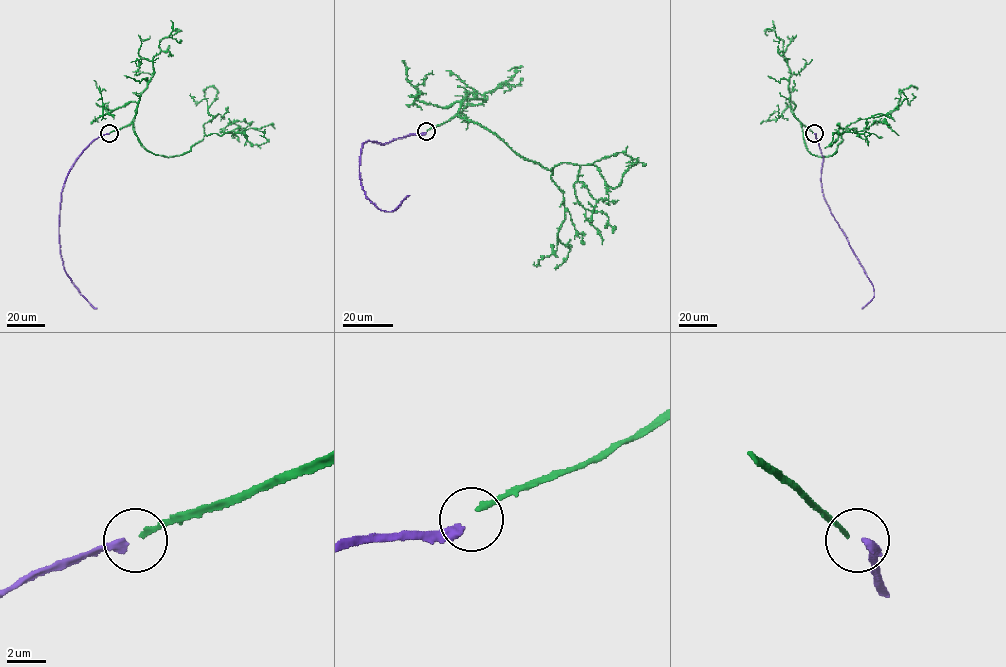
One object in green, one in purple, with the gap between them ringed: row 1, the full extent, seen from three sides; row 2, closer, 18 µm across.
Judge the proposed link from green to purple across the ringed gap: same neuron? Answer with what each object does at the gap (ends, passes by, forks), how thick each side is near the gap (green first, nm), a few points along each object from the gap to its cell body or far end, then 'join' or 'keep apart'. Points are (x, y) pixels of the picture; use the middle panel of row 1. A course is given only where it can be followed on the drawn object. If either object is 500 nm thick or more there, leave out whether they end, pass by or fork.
green ends; purple ends; calibres 280 and 480 nm; course green (427, 131), (456, 115), (495, 132), (521, 156), (553, 168), (565, 220), (557, 237), (570, 249), (554, 268); course purple (425, 132), (390, 142), (367, 141), (362, 144), (359, 175), (365, 195), (378, 208), (391, 212), (409, 195); keep apart

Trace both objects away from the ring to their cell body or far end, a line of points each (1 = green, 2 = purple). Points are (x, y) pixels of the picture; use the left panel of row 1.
1: (110, 132), (132, 123), (148, 151), (180, 155), (213, 116), (217, 90), (206, 89)
2: (108, 133), (95, 138), (76, 160), (64, 183), (60, 204), (59, 238), (63, 267), (80, 293), (96, 309)

